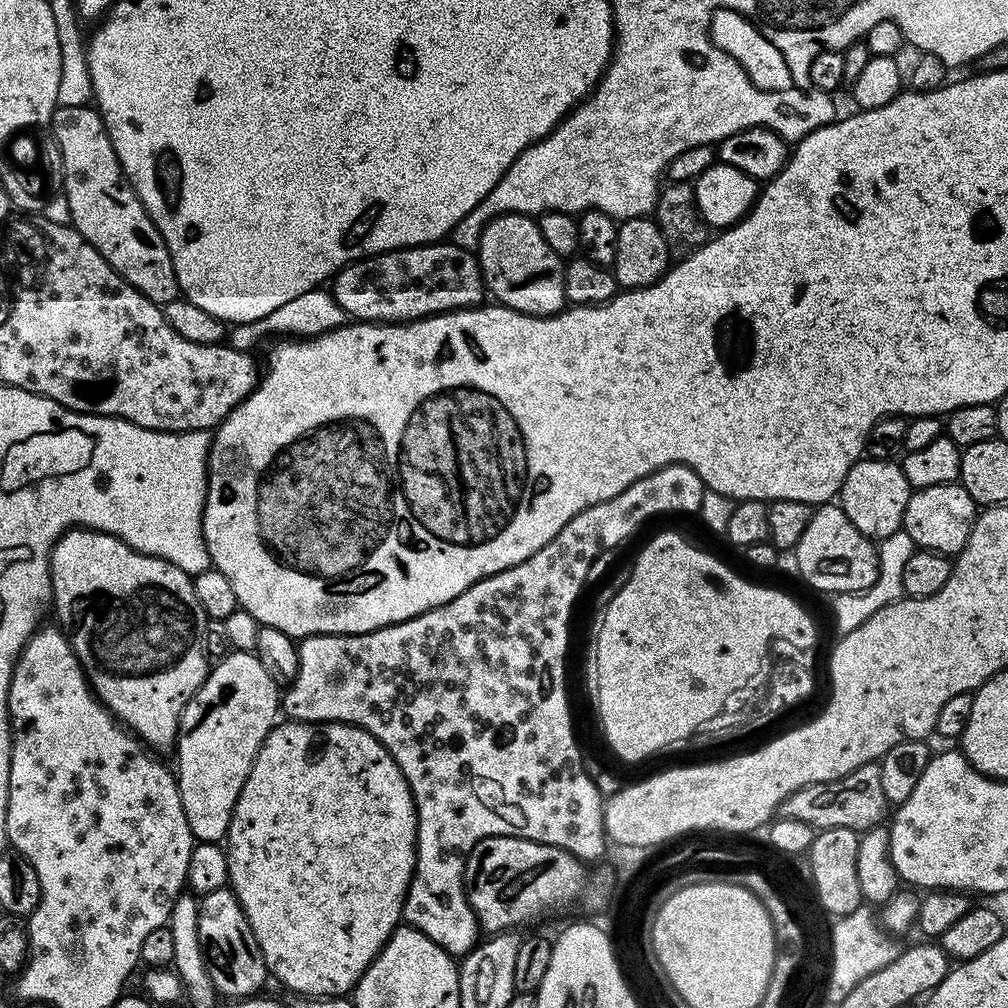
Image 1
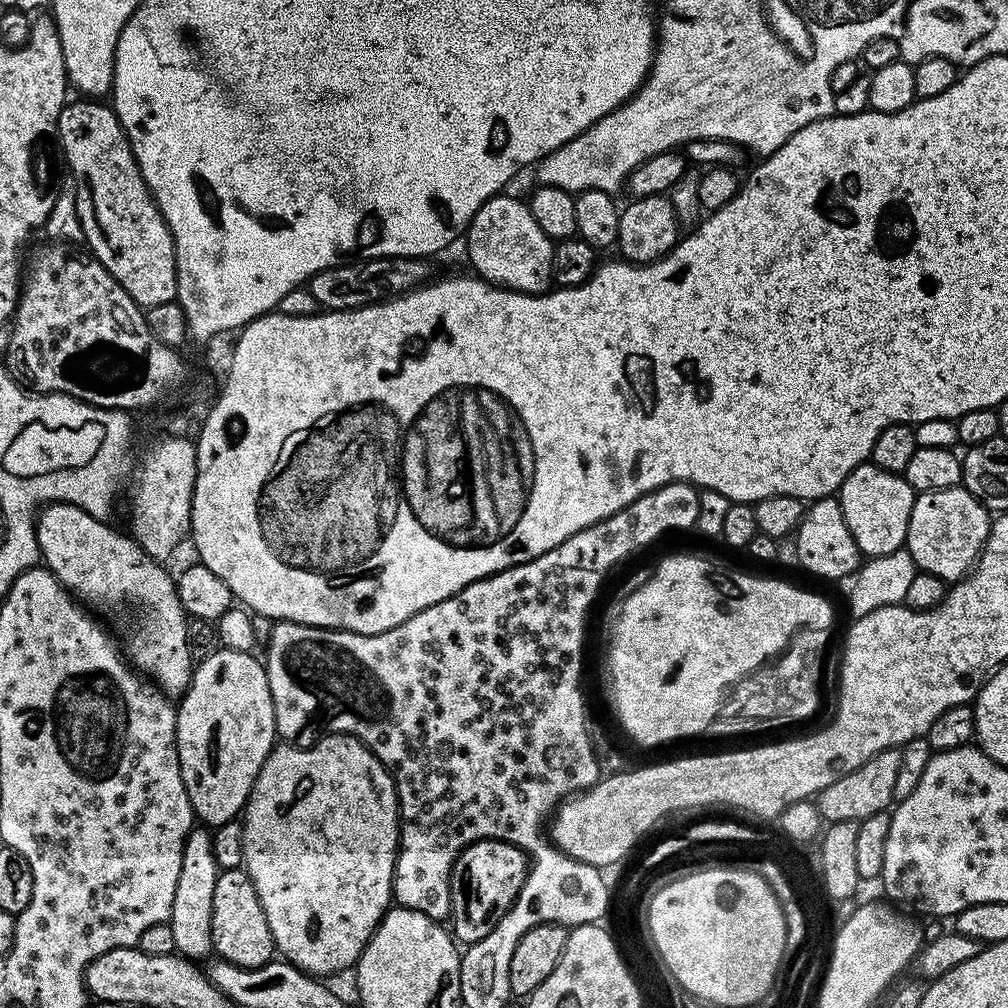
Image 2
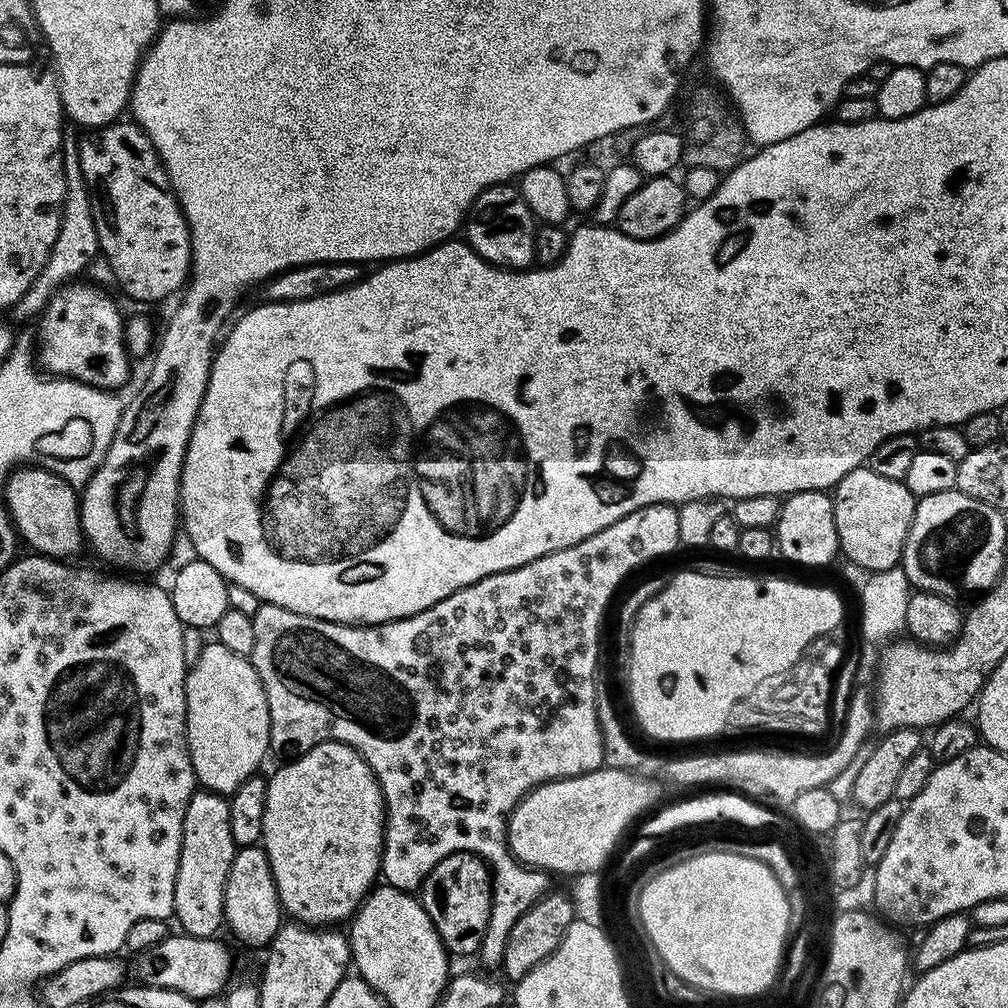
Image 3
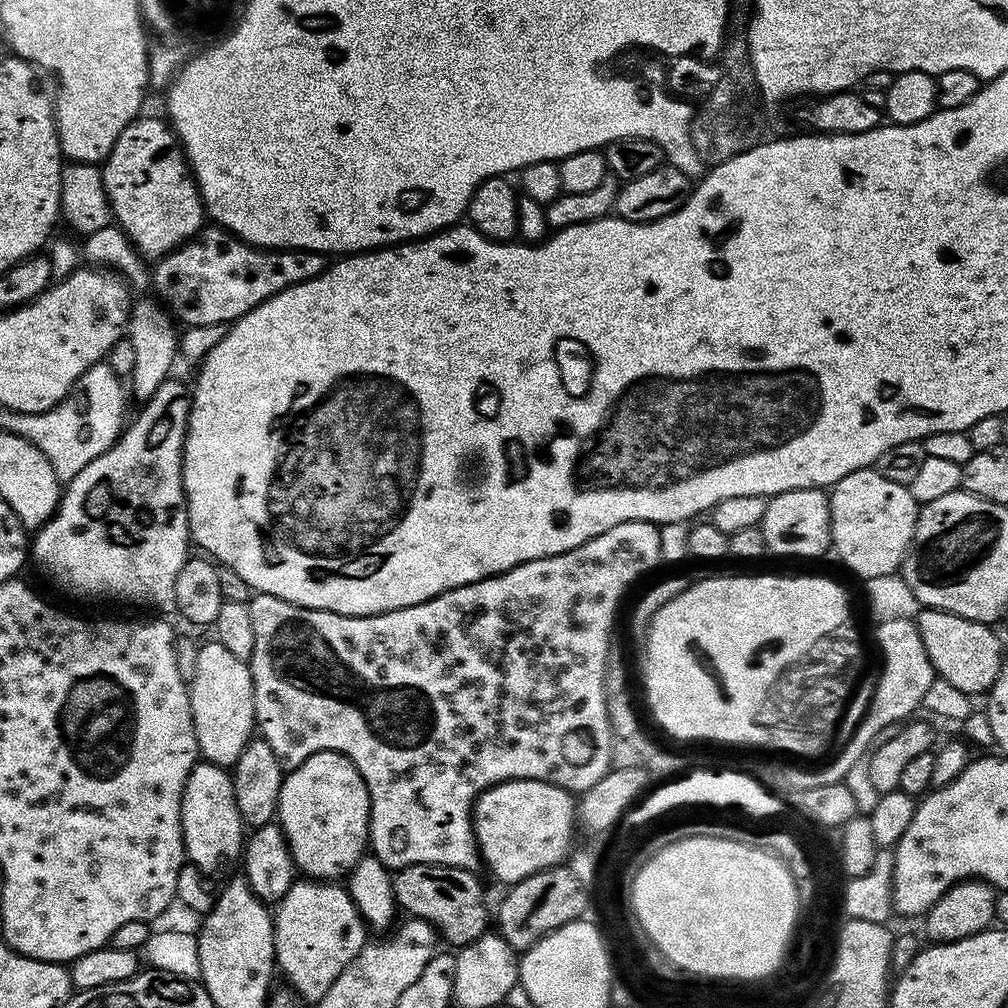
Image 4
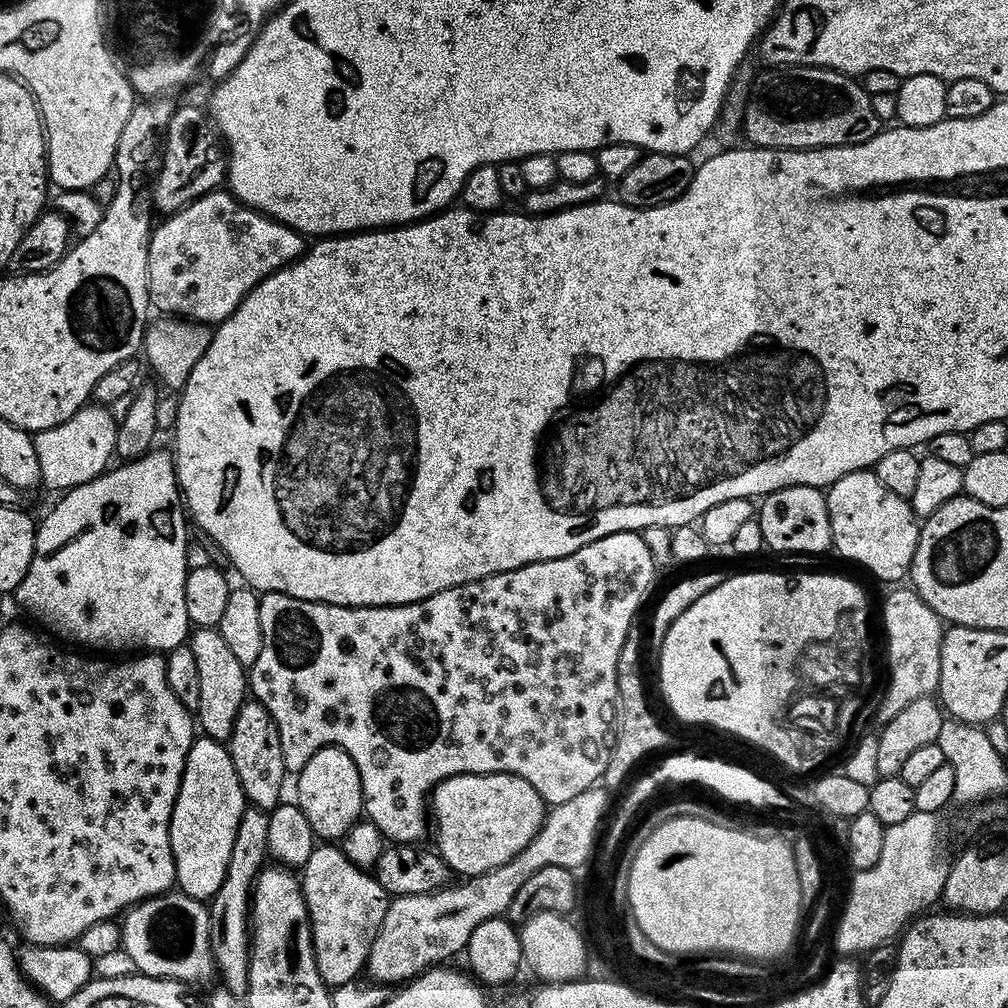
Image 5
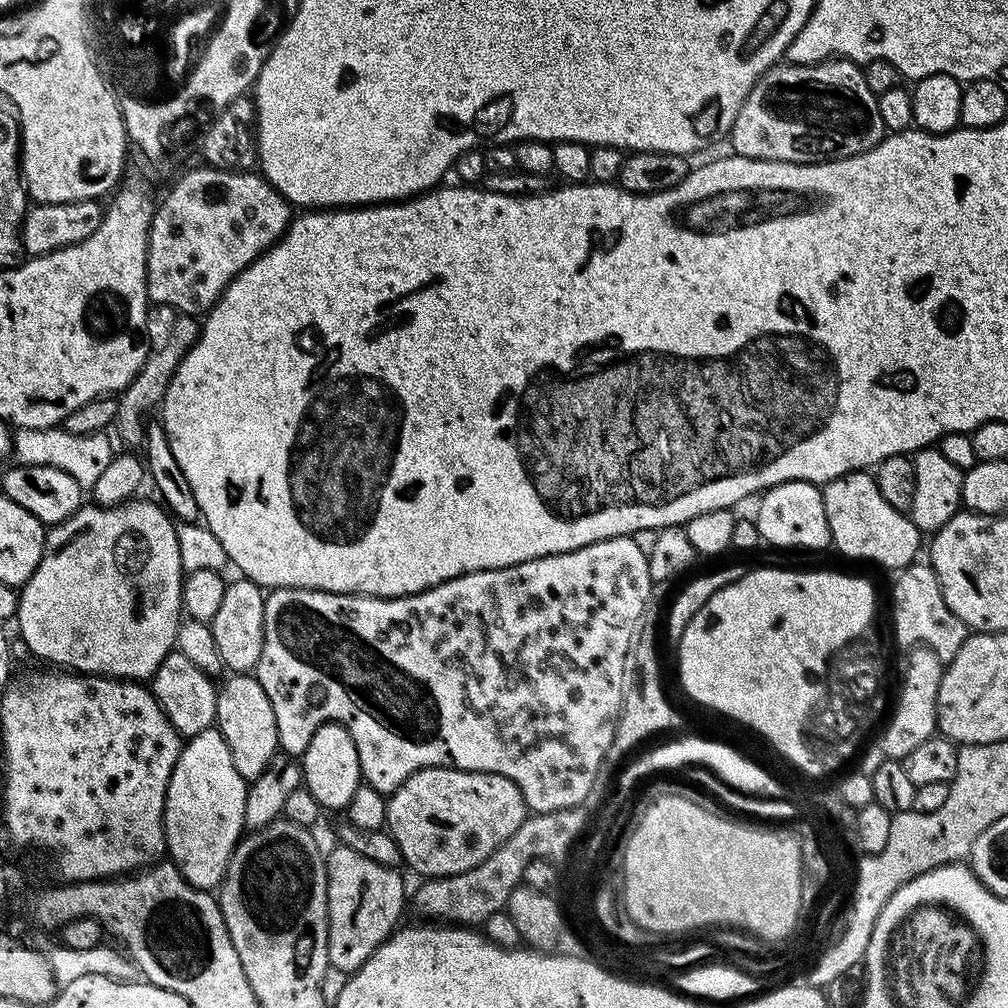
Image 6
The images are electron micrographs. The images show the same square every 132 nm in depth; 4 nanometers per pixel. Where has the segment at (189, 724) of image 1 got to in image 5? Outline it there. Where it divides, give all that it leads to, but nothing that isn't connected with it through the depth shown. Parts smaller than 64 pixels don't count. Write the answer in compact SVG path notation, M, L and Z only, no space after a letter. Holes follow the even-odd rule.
M196 628L191 633L190 643L198 662L200 698L194 716L199 731L212 740L227 741L228 735L234 730L234 718L238 716L238 710L244 704L250 688L246 669L242 662L238 662L238 658L234 658L230 646L226 646L222 634L216 628Z

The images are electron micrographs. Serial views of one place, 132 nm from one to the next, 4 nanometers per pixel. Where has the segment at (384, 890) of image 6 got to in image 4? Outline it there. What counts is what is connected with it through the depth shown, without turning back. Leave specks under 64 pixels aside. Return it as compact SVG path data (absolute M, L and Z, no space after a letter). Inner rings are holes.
M297 879L278 901L277 908L280 909L274 912L274 950L279 975L288 979L287 987L301 1001L309 1000L309 1005L314 1006L334 986L334 978L364 948L366 925L347 887L336 882Z

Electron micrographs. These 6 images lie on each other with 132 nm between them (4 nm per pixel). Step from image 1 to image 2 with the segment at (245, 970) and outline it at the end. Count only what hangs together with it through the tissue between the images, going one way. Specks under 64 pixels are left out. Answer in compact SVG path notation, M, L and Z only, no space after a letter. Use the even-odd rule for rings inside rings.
M243 867L223 869L218 882L214 882L212 950L219 959L243 968L257 968L263 964L269 964L274 959L276 943L270 934L270 925L266 922L266 914L262 910L262 902L258 902L258 890L254 890L254 882L250 882L248 873L244 871Z

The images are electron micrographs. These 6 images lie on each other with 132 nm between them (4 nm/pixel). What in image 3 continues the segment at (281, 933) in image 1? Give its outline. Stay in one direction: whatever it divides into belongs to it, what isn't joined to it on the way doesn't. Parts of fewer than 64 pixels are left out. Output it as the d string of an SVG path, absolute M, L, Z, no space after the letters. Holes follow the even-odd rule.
M327 740L318 746L314 746L301 756L289 759L273 776L267 777L268 789L266 790L266 802L262 810L262 834L260 844L264 849L266 858L270 862L270 870L274 874L274 886L278 890L280 907L288 912L293 921L309 926L340 926L340 923L355 916L360 903L365 896L372 891L380 876L380 859L384 849L384 795L380 789L378 778L370 770L370 766L360 757L349 744Z

